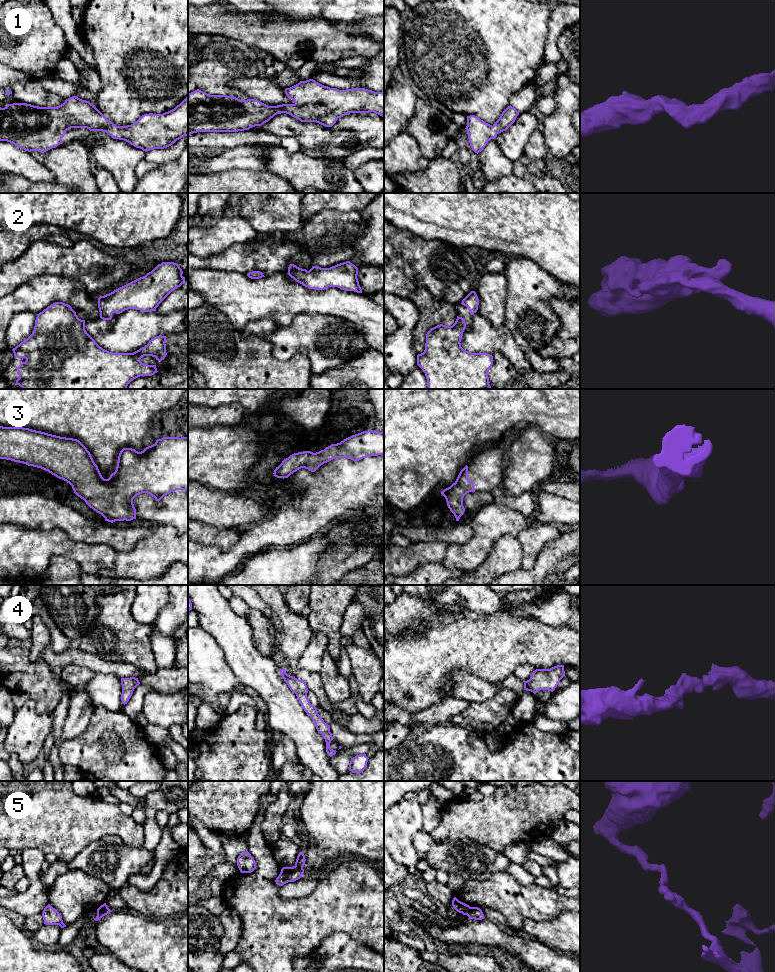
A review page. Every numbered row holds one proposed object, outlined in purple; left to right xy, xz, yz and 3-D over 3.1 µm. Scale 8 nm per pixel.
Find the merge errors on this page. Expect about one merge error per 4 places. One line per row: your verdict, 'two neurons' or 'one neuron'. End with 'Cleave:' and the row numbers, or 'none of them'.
1: one neuron
2: one neuron
3: one neuron
4: one neuron
5: two neurons
Cleave: 5

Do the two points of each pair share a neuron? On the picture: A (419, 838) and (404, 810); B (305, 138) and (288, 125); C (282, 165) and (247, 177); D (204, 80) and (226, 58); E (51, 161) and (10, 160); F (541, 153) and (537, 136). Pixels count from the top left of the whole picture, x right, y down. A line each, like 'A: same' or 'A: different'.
A: different
B: same
C: different
D: same
E: different
F: same

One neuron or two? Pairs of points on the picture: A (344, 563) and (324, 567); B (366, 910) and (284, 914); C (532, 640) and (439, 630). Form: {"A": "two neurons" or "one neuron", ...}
{"A": "one neuron", "B": "one neuron", "C": "one neuron"}

